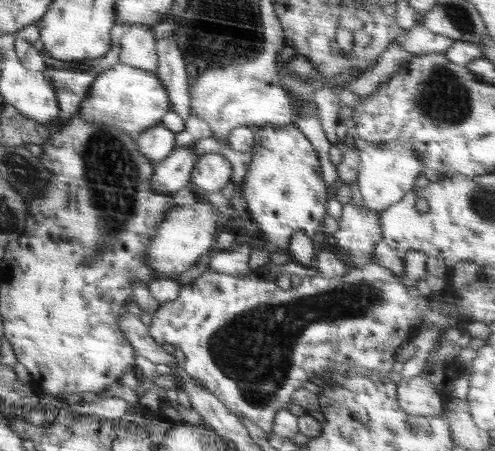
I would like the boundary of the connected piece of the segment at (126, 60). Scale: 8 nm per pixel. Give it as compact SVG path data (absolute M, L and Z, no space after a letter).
M122 23L122 26L124 33L120 37L119 63L158 72L157 42L152 26L140 23Z

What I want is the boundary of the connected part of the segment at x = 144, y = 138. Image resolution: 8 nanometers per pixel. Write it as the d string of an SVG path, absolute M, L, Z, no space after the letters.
M160 122L140 134L136 138L136 144L139 150L153 164L156 164L162 162L171 154L172 150L175 150L174 140L176 140L176 133Z

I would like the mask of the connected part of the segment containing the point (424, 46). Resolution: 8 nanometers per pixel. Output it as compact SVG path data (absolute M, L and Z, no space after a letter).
M422 24L409 29L404 36L396 38L394 43L402 45L406 51L414 54L422 53L445 53L454 40L446 39L442 35L434 34Z

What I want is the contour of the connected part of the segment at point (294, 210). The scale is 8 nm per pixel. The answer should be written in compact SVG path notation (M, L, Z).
M268 124L254 128L253 147L256 152L242 187L249 206L247 213L258 224L260 237L281 248L288 248L294 234L318 238L332 192L322 179L321 165L311 142L292 124Z

